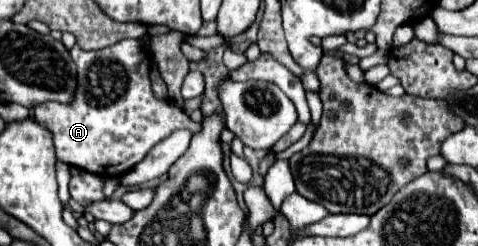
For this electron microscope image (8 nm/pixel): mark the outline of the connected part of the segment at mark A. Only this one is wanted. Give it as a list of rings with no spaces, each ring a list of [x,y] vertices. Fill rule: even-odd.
[[[121,40],[103,50],[81,50],[73,46],[71,58],[77,64],[77,92],[71,104],[47,102],[35,108],[35,118],[45,124],[53,132],[53,142],[57,150],[57,158],[69,166],[77,166],[81,170],[99,174],[99,176],[117,176],[129,172],[135,164],[139,164],[149,150],[167,138],[171,132],[179,128],[187,128],[191,132],[199,132],[201,124],[193,122],[179,106],[175,106],[167,98],[157,98],[151,88],[151,52],[143,46],[141,40]]]

